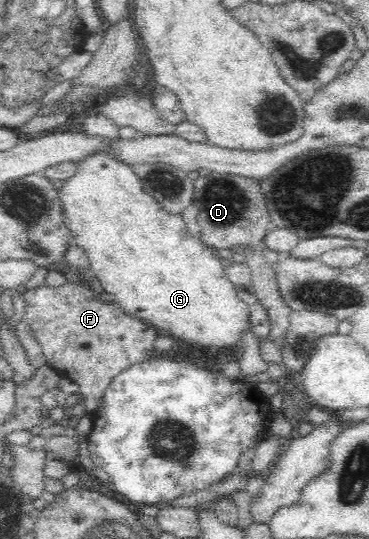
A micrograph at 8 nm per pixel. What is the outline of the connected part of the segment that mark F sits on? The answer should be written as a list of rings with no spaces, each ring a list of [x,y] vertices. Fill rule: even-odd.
[[[64,280],[58,286],[38,286],[30,289],[23,296],[26,303],[25,317],[32,327],[32,333],[42,348],[45,363],[54,368],[60,377],[66,377],[78,384],[78,394],[86,408],[87,414],[98,409],[100,400],[104,395],[110,380],[123,369],[129,368],[136,362],[145,360],[153,352],[155,339],[159,335],[156,328],[148,324],[141,317],[130,316],[118,308],[113,302],[102,300],[92,288]]]

